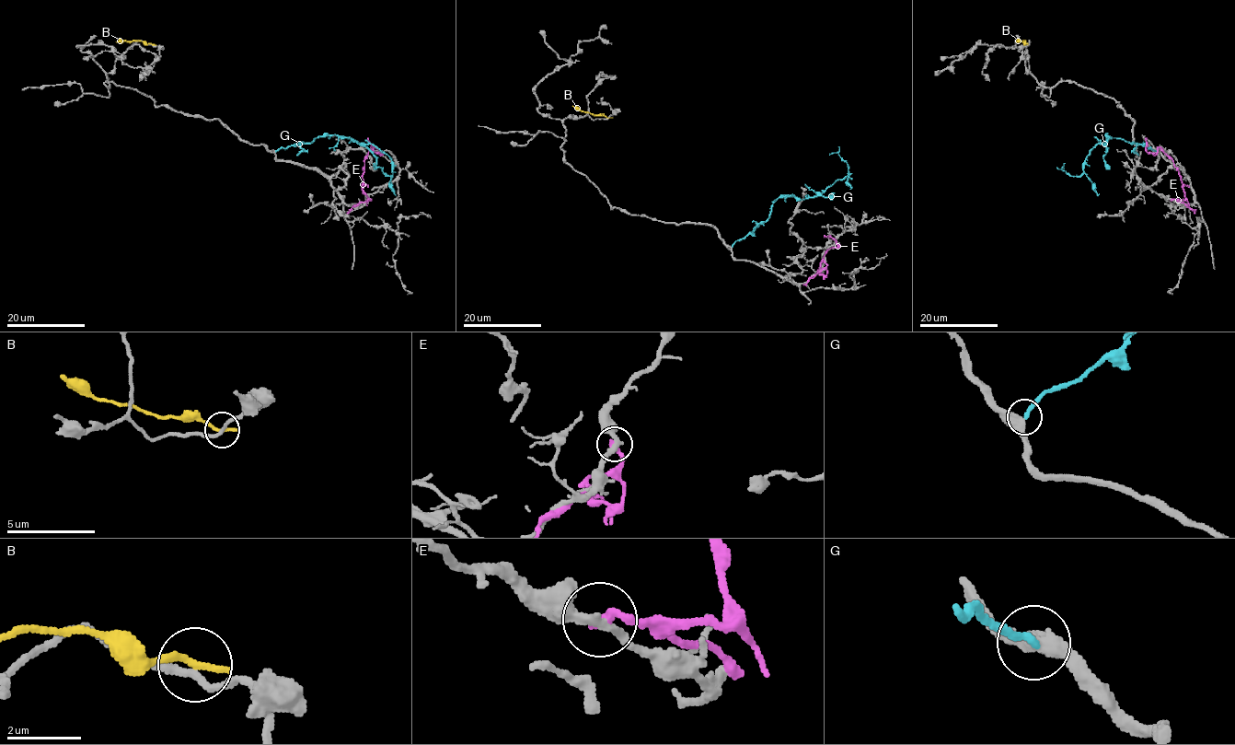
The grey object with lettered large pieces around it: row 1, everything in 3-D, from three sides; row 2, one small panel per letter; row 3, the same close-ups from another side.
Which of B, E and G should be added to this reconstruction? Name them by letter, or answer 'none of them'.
G

